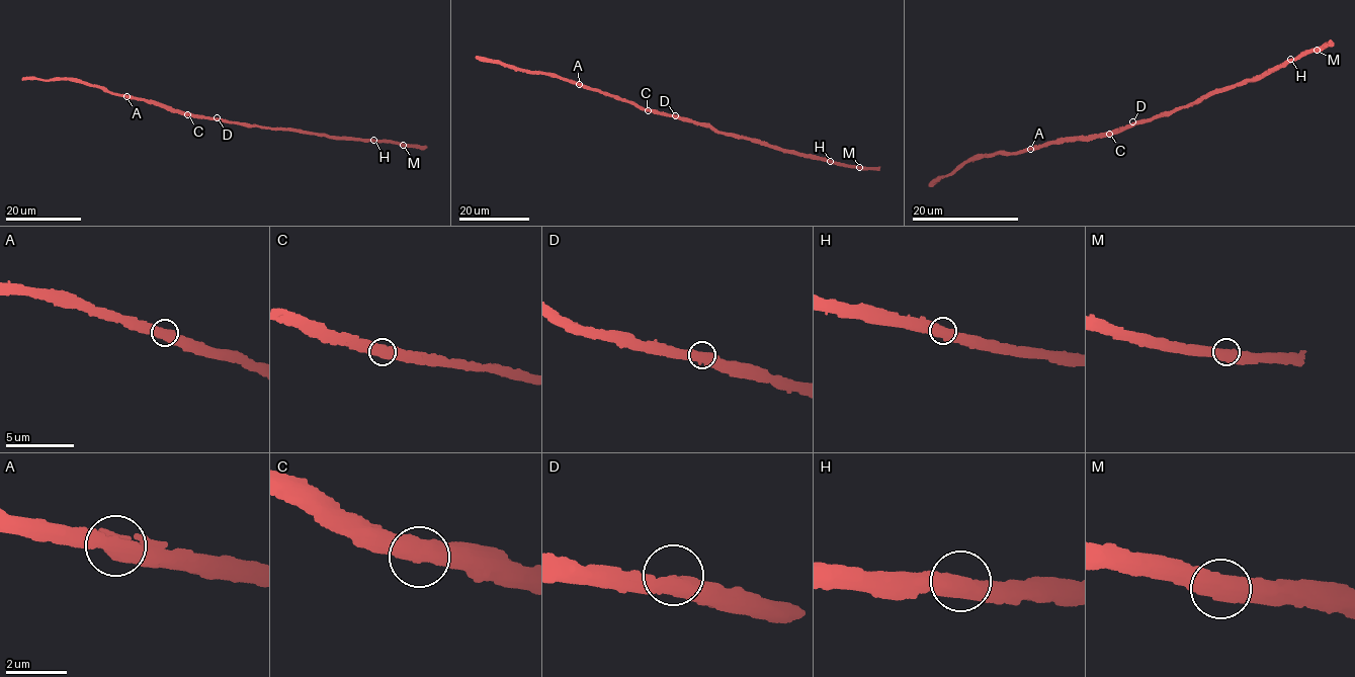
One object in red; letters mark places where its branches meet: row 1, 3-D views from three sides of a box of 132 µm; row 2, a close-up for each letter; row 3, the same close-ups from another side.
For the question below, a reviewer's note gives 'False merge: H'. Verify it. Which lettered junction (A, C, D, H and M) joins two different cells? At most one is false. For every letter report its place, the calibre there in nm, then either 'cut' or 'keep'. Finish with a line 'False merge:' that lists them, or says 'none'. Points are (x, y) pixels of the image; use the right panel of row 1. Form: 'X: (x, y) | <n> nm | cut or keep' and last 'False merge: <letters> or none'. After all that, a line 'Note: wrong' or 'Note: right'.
A: (1030, 149) | 500 nm | keep
C: (1109, 134) | 500 nm | keep
D: (1132, 121) | 480 nm | keep
H: (1290, 59) | 500 nm | keep
M: (1317, 50) | 500 nm | keep
False merge: none
Note: wrong

